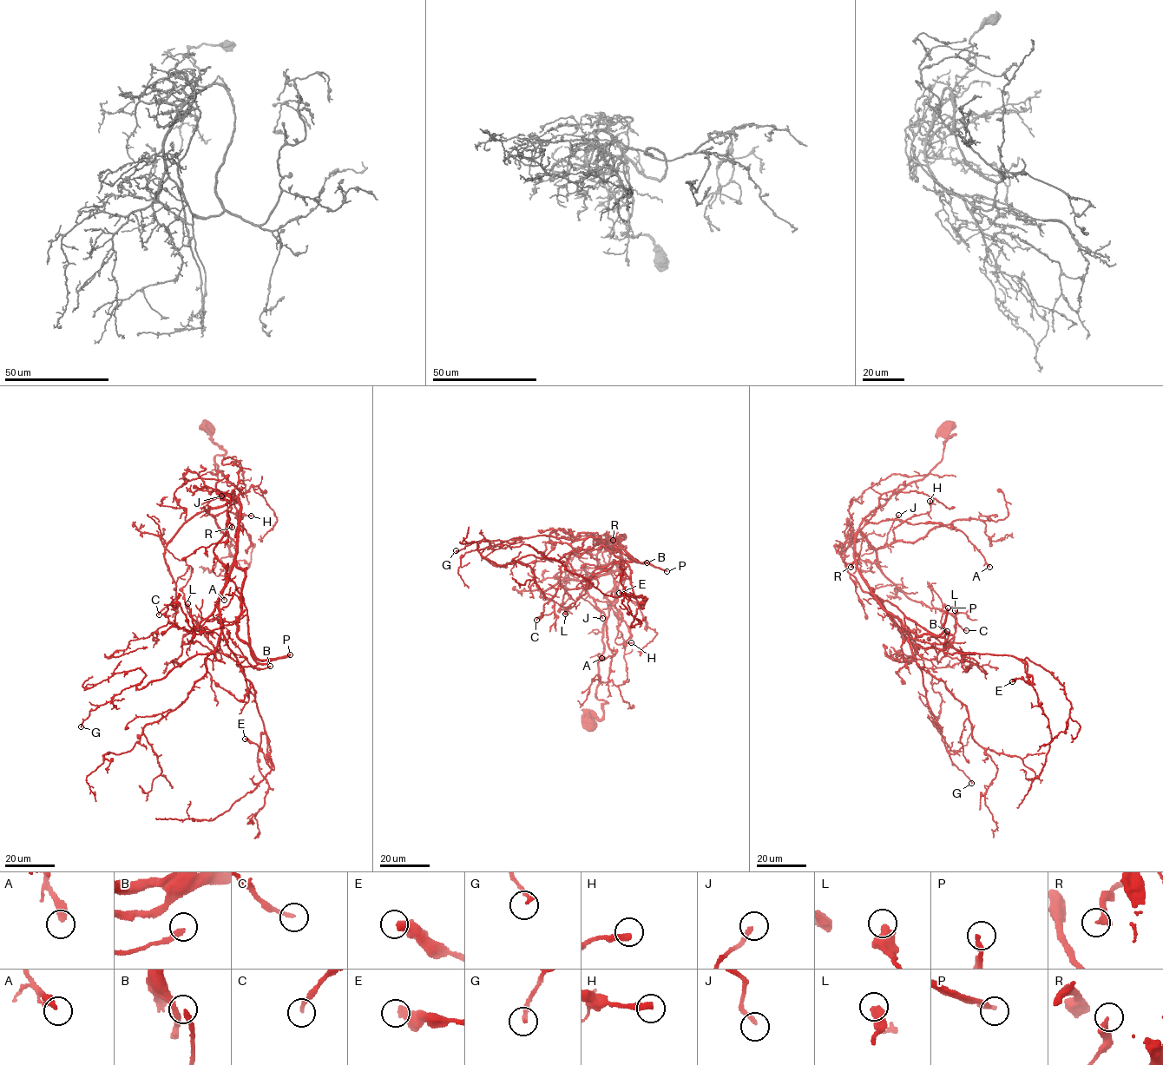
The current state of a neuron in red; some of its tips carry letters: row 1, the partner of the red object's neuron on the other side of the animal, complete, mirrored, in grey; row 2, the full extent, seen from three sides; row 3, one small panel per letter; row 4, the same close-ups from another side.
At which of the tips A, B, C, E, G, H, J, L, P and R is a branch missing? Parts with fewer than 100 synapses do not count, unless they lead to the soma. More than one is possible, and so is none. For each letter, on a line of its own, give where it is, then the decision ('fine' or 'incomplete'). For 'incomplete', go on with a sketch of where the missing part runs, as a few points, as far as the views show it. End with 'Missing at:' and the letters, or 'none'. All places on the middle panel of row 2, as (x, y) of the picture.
A: place (601, 658); fine
B: place (647, 562); fine
C: place (536, 620); fine
E: place (619, 593); fine
G: place (456, 550); fine
H: place (631, 642); fine
J: place (602, 618); fine
L: place (565, 614); fine
P: place (666, 571); incomplete; course (666, 571), (747, 524), (727, 516), (719, 530), (735, 542), (719, 621), (734, 682)
R: place (613, 540); fine
Missing at: P

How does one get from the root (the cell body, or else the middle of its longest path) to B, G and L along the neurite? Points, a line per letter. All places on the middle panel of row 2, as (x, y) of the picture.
B: (590, 724), (607, 702), (596, 695), (602, 626), (621, 579), (617, 539), (597, 542), (647, 562)
G: (590, 724), (607, 702), (595, 688), (621, 579), (617, 539), (545, 535), (456, 550)
L: (590, 724), (607, 702), (595, 688), (621, 579), (617, 539), (570, 554), (560, 583), (575, 601), (565, 614)

